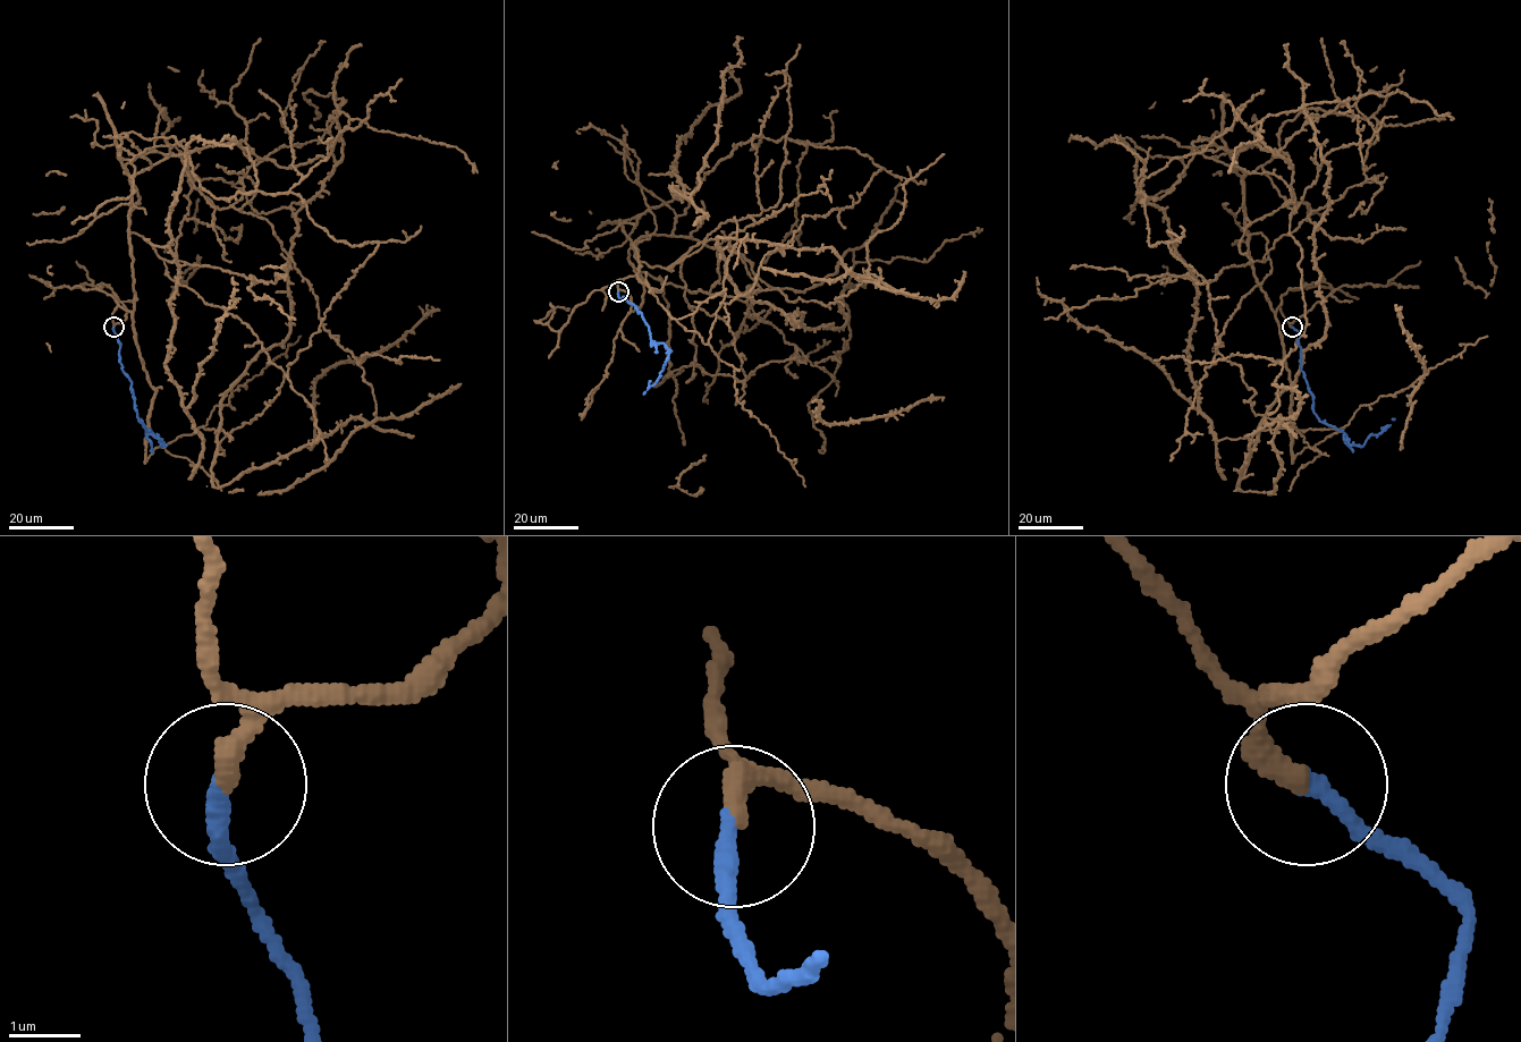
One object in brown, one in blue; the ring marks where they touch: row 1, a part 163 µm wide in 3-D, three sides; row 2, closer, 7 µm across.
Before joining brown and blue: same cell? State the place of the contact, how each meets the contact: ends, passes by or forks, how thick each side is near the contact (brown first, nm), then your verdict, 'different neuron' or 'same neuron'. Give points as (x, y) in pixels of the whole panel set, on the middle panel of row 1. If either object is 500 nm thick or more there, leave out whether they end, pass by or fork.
place (618, 291); brown ends; blue ends; calibres 320 and 260 nm; same neuron

